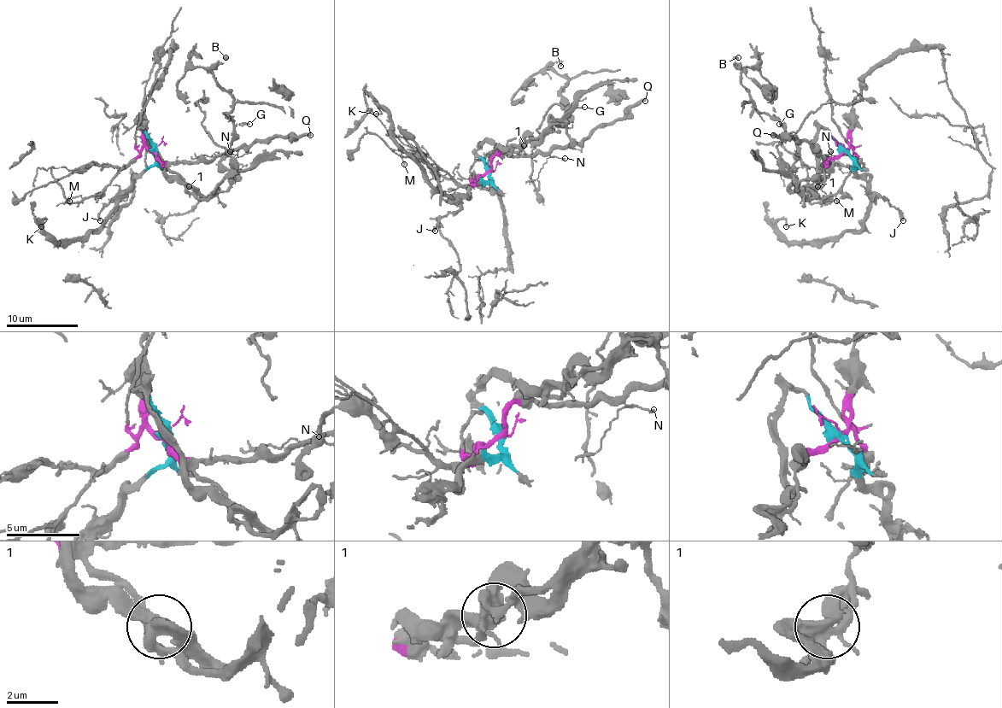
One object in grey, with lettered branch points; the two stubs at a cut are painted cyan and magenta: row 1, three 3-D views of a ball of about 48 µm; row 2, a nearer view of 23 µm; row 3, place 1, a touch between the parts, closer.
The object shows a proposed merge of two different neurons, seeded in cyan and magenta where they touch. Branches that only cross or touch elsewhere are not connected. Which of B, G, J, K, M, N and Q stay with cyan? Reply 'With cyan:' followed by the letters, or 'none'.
With cyan: B, G, J, K

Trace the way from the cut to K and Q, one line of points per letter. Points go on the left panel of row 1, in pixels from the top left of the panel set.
K: (155, 150), (155, 163), (131, 183), (131, 188), (96, 230), (57, 242), (43, 228), (44, 219), (41, 226)
Q: (155, 150), (161, 161), (213, 160), (219, 154), (246, 149), (280, 136), (311, 134)

